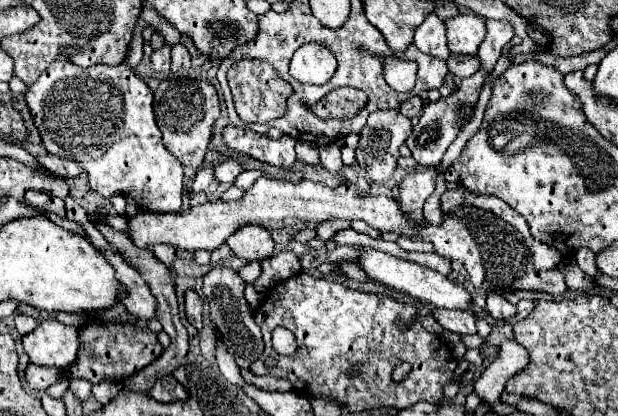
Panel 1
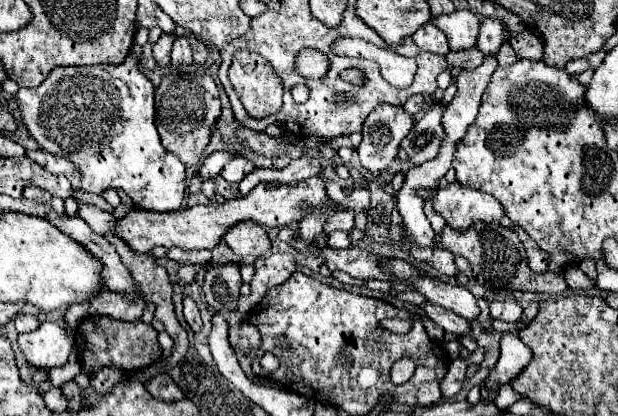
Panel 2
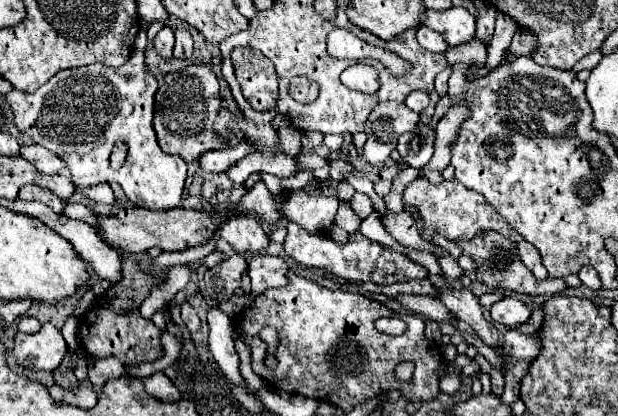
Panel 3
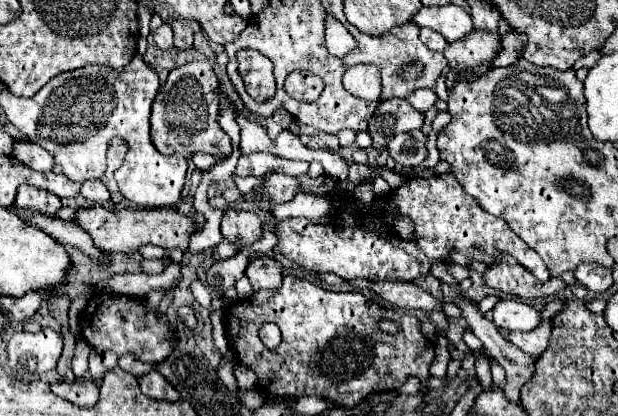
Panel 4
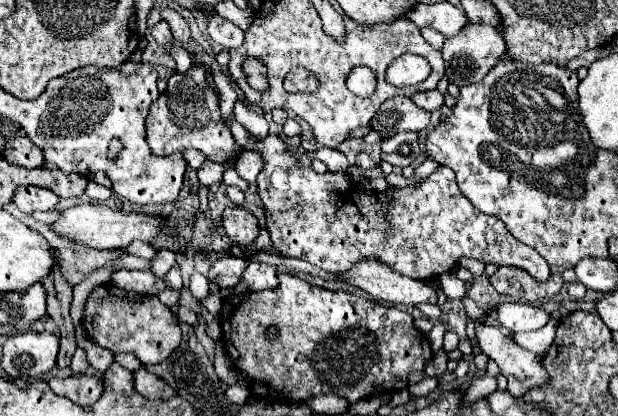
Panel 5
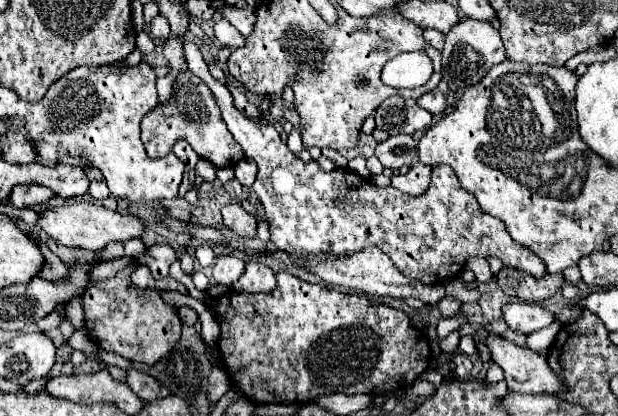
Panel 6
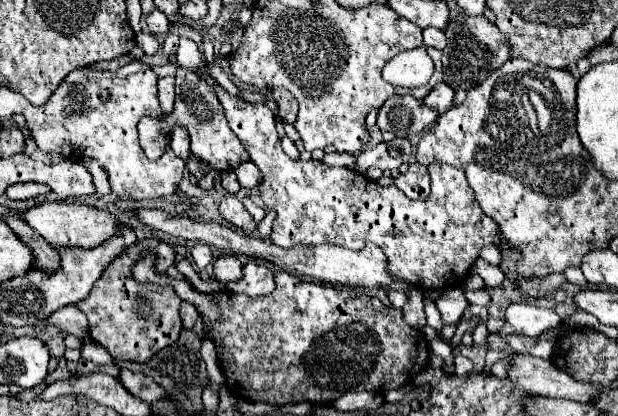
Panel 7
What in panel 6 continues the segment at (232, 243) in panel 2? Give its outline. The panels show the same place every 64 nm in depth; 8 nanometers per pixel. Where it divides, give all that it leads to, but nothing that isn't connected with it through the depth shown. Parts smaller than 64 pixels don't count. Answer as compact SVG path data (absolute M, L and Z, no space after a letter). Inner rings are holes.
M238 202L226 204L222 208L222 218L224 218L224 226L240 236L240 238L254 238L256 236L256 218L252 214L248 214Z

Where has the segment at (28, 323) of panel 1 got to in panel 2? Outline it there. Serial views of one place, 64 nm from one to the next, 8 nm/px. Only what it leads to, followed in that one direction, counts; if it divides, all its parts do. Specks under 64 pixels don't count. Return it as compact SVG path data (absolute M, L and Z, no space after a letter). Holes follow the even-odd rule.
M22 314L16 318L16 328L18 332L31 332L34 331L40 326L40 322L34 316L28 316L28 314ZM32 320L32 324L30 324Z

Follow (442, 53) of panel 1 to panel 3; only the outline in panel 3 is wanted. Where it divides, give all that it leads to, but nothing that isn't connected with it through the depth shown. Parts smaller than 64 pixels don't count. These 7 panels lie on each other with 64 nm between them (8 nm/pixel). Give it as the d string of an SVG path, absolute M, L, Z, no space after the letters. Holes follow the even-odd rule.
M420 26L420 30L416 32L416 40L422 48L430 50L430 52L446 52L448 50L448 44L444 40L442 34L434 32L434 30L428 30L426 26ZM428 34L428 36L426 36ZM428 38L428 40L426 40Z

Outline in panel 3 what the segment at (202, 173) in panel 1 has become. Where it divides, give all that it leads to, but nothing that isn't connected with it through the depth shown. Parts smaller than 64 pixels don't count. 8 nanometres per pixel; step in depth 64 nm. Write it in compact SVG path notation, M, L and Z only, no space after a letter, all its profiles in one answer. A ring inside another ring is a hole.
M240 142L236 148L224 148L224 150L212 150L212 152L206 152L202 158L200 158L200 166L204 172L210 172L210 174L220 174L224 170L228 170L234 162L238 162L240 158L244 158L246 154L250 154L254 148L246 142Z

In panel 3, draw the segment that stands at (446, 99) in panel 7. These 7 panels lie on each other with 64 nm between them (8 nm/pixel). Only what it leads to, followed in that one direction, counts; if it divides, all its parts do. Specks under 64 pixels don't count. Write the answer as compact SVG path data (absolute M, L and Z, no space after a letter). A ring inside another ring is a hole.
M412 92L412 94L408 94L408 98L406 98L406 106L408 106L410 110L414 110L414 112L426 110L428 104L430 104L430 100L428 100L428 94L426 94L426 92Z

